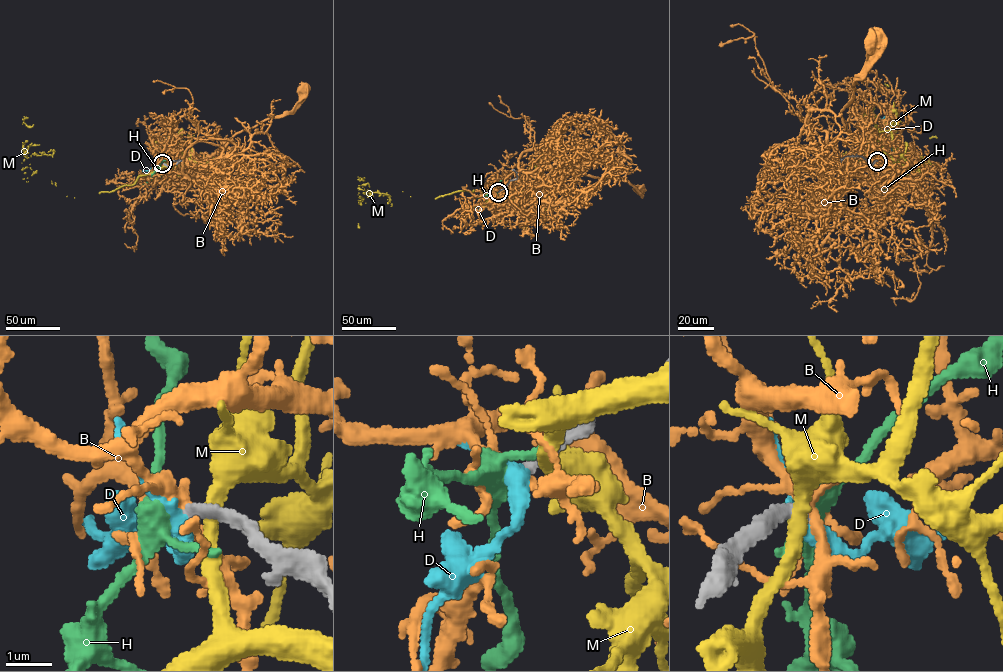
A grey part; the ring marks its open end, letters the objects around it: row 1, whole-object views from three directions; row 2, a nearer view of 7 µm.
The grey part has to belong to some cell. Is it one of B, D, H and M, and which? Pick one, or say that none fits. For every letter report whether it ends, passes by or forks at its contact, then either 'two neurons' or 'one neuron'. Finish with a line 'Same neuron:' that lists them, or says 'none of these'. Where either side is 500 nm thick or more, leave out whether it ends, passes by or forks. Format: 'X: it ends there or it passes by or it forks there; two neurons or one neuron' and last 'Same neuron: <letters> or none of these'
B: it forks there; two neurons
D: it passes by; two neurons
H: it forks there; two neurons
M: it passes by; two neurons
Same neuron: none of these

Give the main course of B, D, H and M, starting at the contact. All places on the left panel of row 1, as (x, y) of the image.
B: (163, 163), (174, 161), (185, 168), (197, 168), (217, 158), (235, 134), (268, 119), (286, 115), (305, 88)
D: (162, 163), (157, 163), (159, 142), (162, 137), (169, 137)
H: (162, 163), (150, 179), (142, 184)
M: (163, 163), (130, 185), (66, 196), (51, 181), (52, 155), (25, 153), (22, 123), (28, 117)

